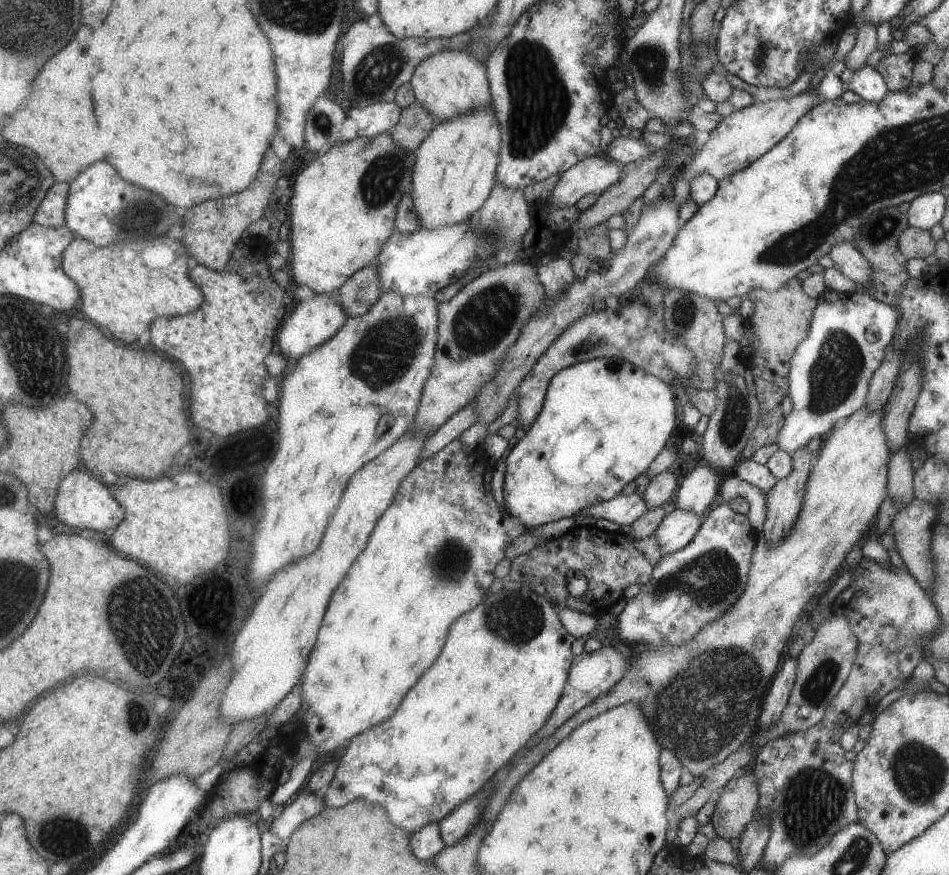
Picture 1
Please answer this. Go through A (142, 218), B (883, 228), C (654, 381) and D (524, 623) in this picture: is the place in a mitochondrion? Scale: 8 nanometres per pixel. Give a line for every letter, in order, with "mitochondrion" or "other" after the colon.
A: mitochondrion
B: mitochondrion
C: other
D: mitochondrion

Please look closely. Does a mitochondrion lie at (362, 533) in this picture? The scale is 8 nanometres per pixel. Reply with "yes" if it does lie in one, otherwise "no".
no

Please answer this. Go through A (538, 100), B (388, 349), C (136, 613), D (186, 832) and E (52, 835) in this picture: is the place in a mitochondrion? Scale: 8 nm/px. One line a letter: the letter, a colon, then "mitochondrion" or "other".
A: mitochondrion
B: mitochondrion
C: mitochondrion
D: other
E: mitochondrion

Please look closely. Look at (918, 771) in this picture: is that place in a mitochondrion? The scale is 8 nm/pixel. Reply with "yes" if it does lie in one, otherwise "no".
yes

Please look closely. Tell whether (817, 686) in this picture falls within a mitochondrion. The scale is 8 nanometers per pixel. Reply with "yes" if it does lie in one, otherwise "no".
yes

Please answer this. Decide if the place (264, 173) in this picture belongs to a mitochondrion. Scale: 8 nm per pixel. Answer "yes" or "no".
no

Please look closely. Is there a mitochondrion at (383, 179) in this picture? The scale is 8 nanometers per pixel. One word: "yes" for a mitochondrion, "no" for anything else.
yes

